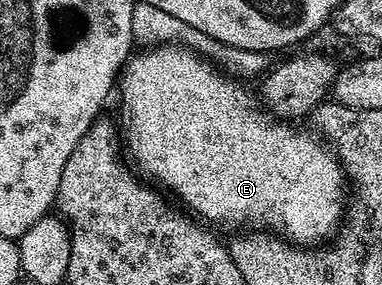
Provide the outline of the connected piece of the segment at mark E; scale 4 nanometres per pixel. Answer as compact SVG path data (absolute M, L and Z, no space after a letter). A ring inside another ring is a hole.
M181 44L155 46L142 53L146 54L135 53L123 66L120 77L116 82L116 94L118 92L119 96L122 97L122 122L120 121L120 126L124 131L124 150L132 163L133 169L143 179L149 180L159 187L167 186L183 202L181 205L191 215L197 216L206 224L215 222L218 226L246 226L242 228L253 228L258 232L273 232L285 241L303 248L317 247L319 244L335 237L336 231L344 218L344 207L348 202L348 179L341 162L338 161L338 155L330 149L329 145L317 133L311 132L309 129L307 129L308 131L301 130L298 127L301 125L291 124L289 121L279 120L277 117L271 116L260 105L259 99L255 95L254 99L242 87L245 85L239 79L231 78L229 74L223 74L210 59L186 49Z

